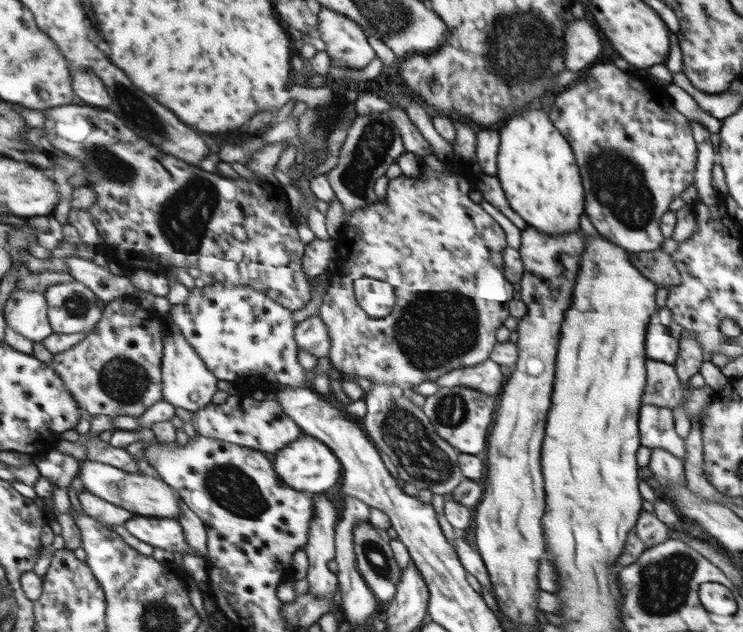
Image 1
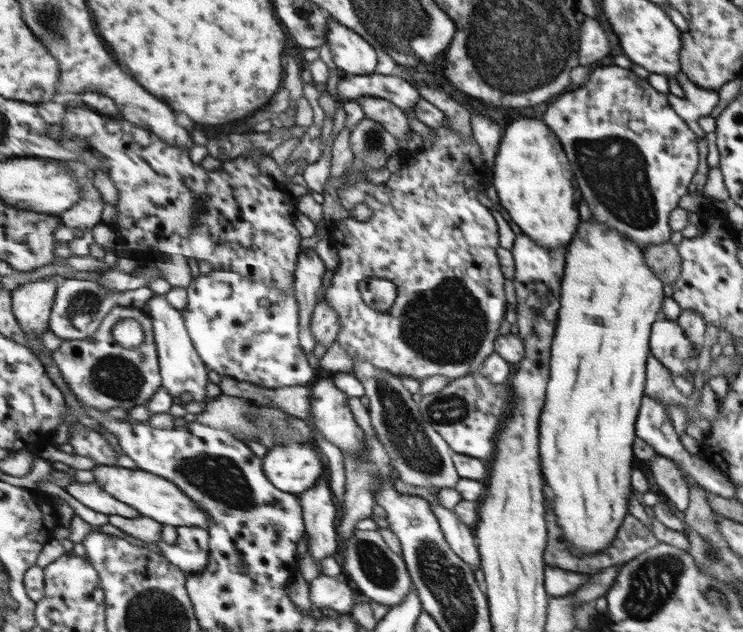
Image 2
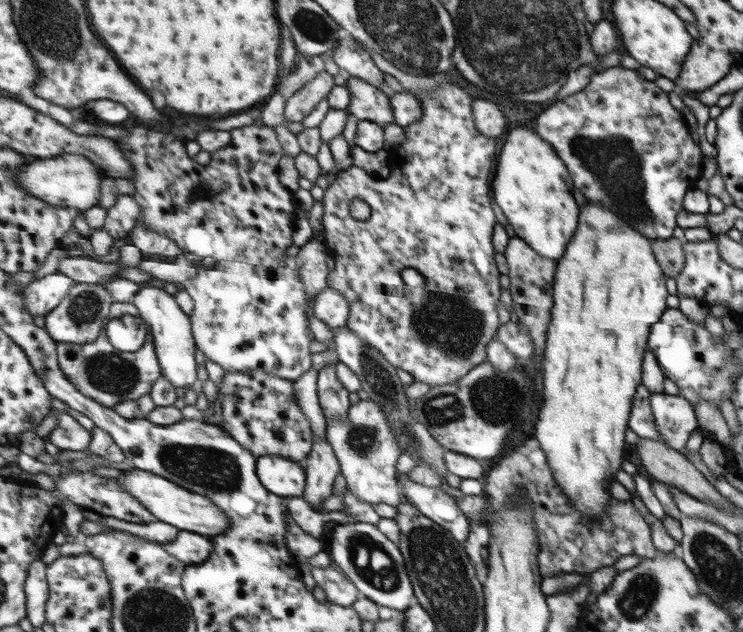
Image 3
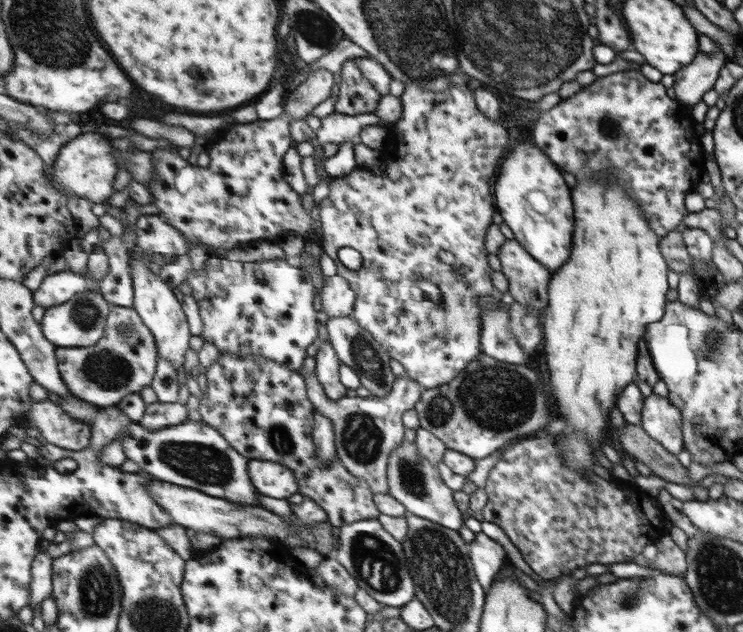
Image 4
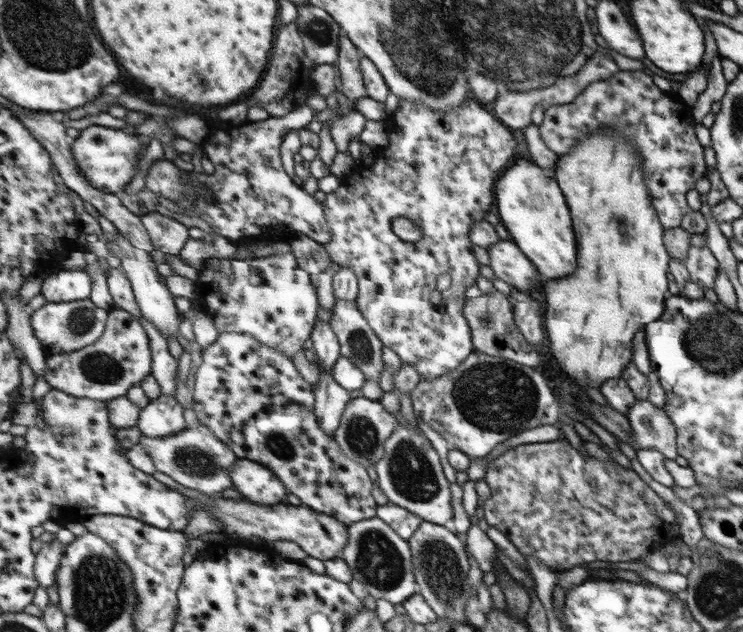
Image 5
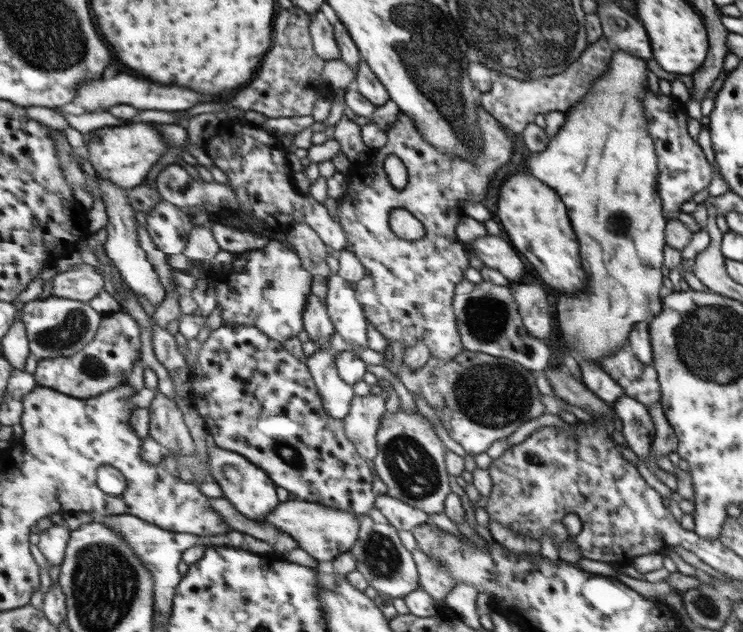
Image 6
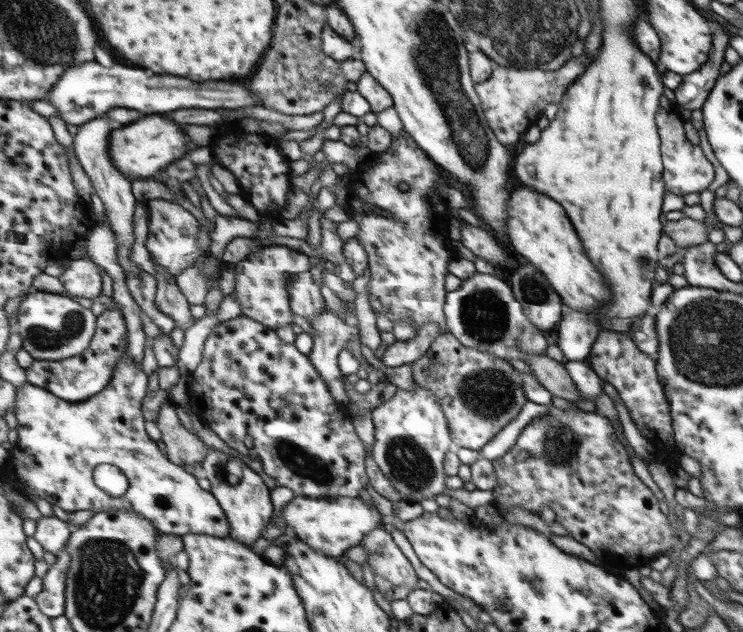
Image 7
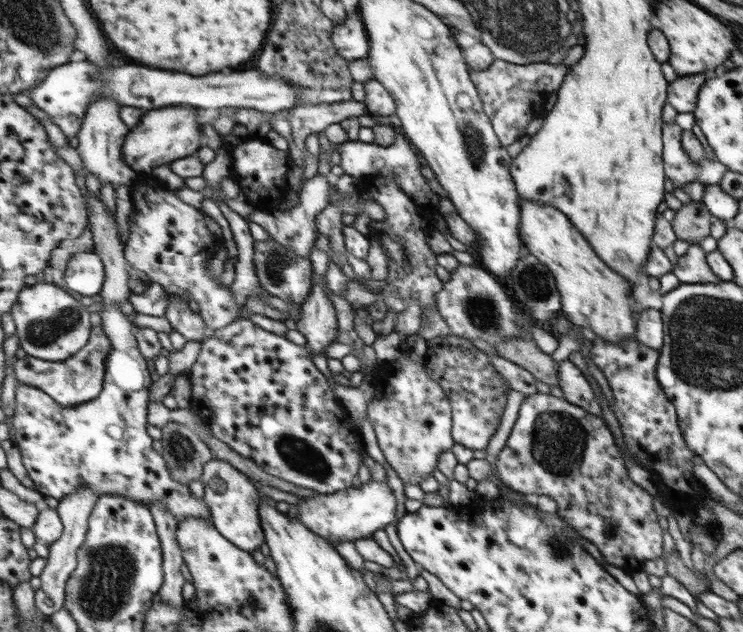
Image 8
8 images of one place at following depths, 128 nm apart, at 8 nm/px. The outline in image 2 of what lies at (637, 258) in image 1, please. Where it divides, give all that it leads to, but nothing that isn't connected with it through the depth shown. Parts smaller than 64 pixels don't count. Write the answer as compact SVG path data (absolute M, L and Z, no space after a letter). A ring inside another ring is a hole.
M671 243L661 245L648 245L642 249L646 265L654 275L663 283L673 283L679 277L680 256L676 246Z

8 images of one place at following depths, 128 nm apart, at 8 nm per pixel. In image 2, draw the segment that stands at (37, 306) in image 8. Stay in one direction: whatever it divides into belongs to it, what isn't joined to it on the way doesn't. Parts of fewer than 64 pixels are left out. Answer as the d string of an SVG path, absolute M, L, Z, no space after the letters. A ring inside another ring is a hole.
M66 278L58 288L54 302L53 314L50 318L50 330L65 341L85 340L93 336L101 326L103 319L115 306L135 306L139 309L146 305L155 295L154 290L147 286L127 292L107 290L97 281Z

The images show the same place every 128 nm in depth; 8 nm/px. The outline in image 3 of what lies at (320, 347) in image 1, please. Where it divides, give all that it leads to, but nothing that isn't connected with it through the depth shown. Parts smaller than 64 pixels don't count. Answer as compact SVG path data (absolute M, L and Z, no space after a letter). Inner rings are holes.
M328 286L314 297L312 309L313 316L326 324L331 331L346 326L348 304L338 292Z

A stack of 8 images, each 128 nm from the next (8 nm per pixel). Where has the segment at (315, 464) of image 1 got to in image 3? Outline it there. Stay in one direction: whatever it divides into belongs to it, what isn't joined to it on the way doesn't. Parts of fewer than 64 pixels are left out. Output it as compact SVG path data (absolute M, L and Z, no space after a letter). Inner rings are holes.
M281 455L258 458L258 478L268 491L282 498L301 497L305 492L305 466Z

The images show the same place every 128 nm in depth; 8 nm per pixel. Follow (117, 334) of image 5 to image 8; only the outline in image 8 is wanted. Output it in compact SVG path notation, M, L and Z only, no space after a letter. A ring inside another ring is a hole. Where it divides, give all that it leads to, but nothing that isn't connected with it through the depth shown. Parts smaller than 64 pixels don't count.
M103 323L93 326L93 333L87 346L63 361L48 361L26 355L14 363L18 384L34 386L50 394L61 406L76 407L94 401L105 385L106 361L112 349L110 336Z

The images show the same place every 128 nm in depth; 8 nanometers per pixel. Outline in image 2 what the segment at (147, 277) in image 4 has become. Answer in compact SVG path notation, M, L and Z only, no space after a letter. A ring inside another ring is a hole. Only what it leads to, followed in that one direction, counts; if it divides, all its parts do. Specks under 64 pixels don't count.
M156 293L151 300L146 302L143 308L151 313L151 318L154 318L155 340L158 346L162 386L175 398L180 398L184 401L205 401L210 382L209 372L207 372L206 362L203 362L190 337L182 311L171 306L164 294Z

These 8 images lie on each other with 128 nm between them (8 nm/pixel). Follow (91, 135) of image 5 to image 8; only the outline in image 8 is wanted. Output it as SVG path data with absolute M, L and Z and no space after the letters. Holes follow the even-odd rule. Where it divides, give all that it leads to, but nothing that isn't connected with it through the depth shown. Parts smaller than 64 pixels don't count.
M169 106L167 110L151 110L145 120L131 130L123 146L126 164L137 173L150 174L155 168L173 163L181 158L195 156L203 146L205 135L197 124L197 108L193 106Z

